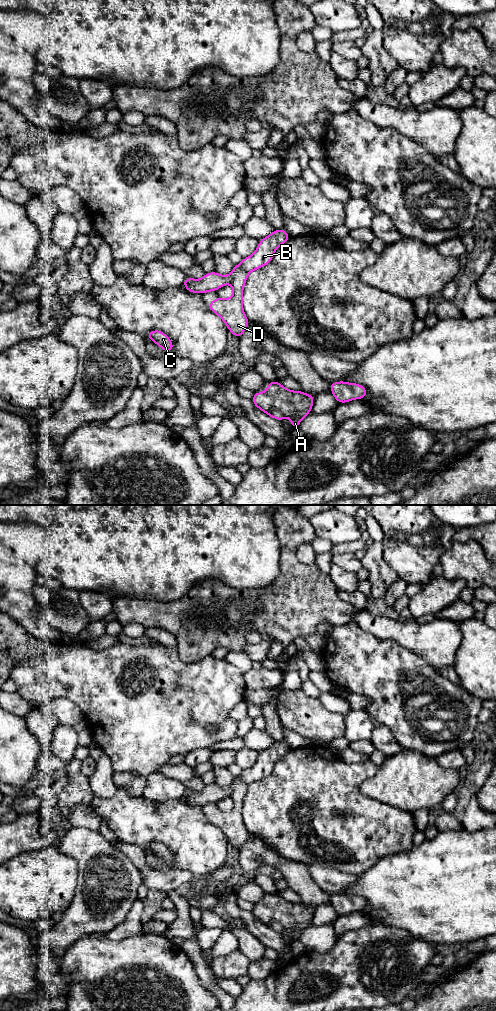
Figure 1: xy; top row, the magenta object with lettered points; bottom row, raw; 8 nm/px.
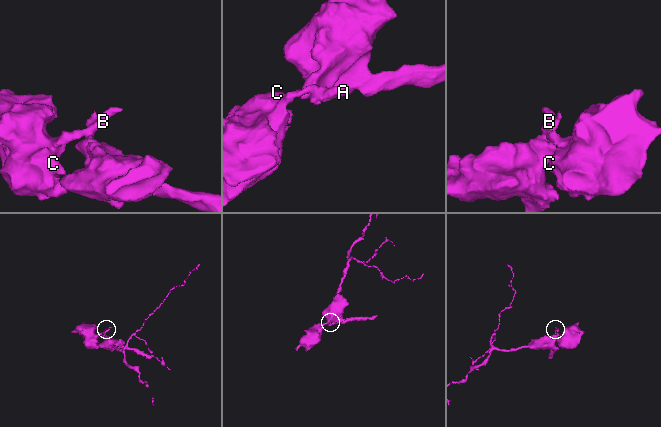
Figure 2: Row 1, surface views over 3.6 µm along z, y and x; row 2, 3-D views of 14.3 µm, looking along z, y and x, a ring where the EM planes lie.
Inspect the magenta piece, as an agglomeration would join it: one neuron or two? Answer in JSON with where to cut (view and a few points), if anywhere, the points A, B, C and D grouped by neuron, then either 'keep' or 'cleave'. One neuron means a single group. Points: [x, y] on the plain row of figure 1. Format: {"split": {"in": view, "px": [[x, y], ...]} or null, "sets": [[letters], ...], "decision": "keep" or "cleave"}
{"split": {"in": "xy", "px": [[232, 782], [232, 793], [230, 795]]}, "sets": [["A", "D"], ["B", "C"]], "decision": "cleave"}

